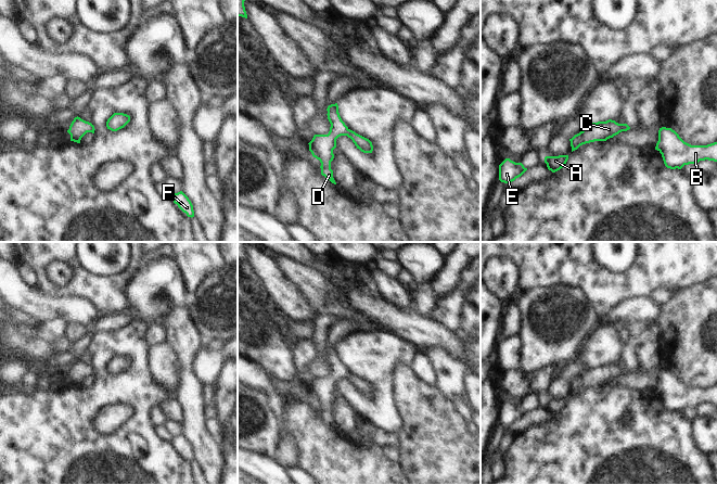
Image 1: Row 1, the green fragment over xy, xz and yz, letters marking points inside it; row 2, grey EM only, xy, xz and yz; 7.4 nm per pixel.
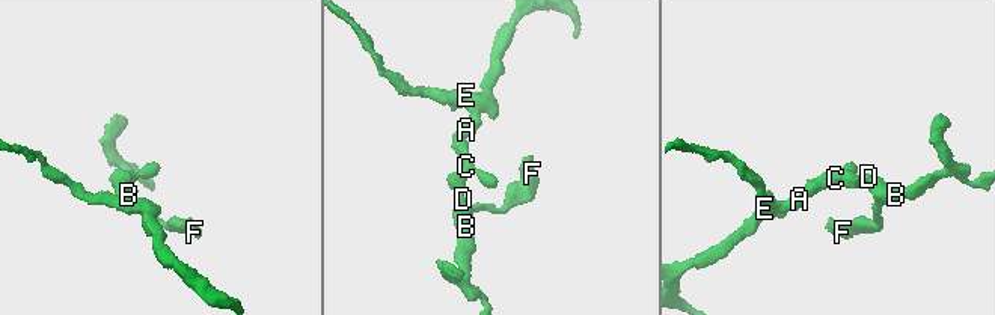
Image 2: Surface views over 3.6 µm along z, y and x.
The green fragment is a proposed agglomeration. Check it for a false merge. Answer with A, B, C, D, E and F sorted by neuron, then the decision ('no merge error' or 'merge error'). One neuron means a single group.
A B C D E F; no merge error

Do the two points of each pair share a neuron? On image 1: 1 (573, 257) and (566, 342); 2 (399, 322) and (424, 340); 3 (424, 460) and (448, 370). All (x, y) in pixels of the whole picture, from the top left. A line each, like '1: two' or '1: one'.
1: two
2: one
3: two

